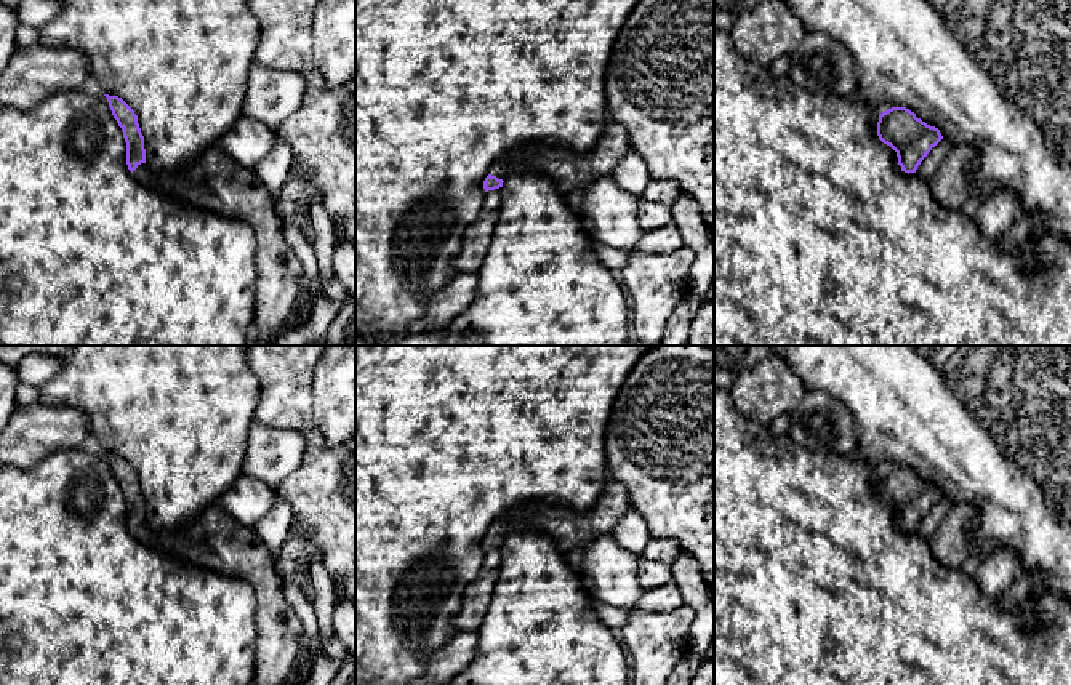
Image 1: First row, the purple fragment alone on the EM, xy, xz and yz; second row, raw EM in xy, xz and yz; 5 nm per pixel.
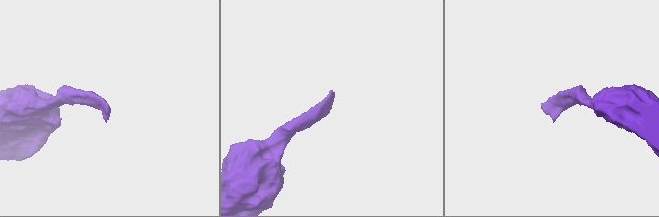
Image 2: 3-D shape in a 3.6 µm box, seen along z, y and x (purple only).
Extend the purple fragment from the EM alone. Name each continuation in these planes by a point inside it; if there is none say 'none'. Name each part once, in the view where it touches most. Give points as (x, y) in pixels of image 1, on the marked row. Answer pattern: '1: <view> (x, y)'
1: xy (213, 181)

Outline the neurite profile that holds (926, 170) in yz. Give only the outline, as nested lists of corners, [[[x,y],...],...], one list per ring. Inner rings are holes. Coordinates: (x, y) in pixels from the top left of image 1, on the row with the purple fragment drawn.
[[[941,139],[932,150],[927,154],[927,157],[921,162],[916,173],[924,179],[930,181],[940,166],[940,163],[946,158],[946,155],[954,149],[956,146],[948,141]]]

